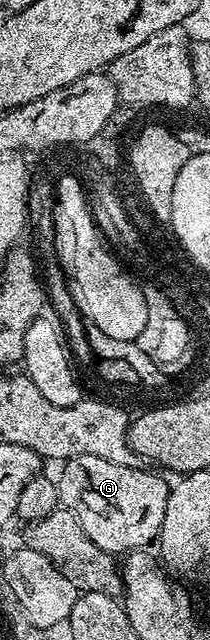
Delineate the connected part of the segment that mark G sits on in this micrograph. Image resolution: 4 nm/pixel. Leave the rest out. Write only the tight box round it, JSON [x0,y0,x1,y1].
[57,456,171,556]

